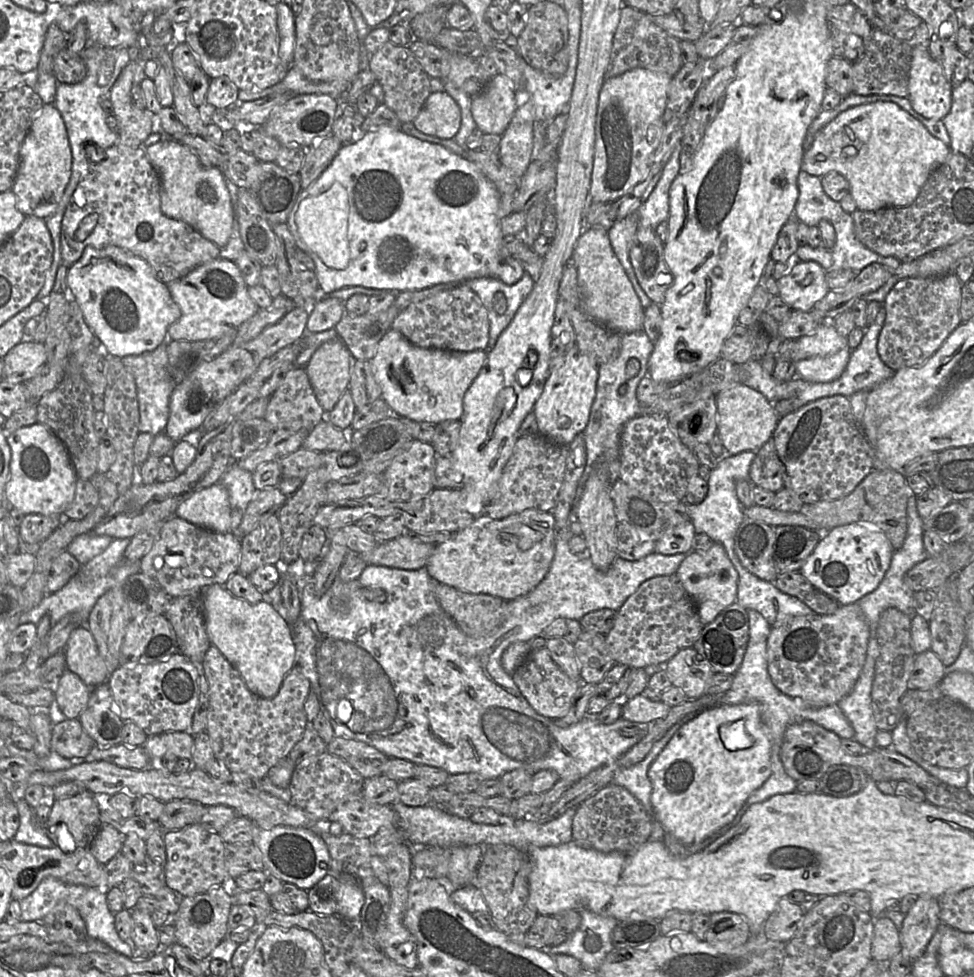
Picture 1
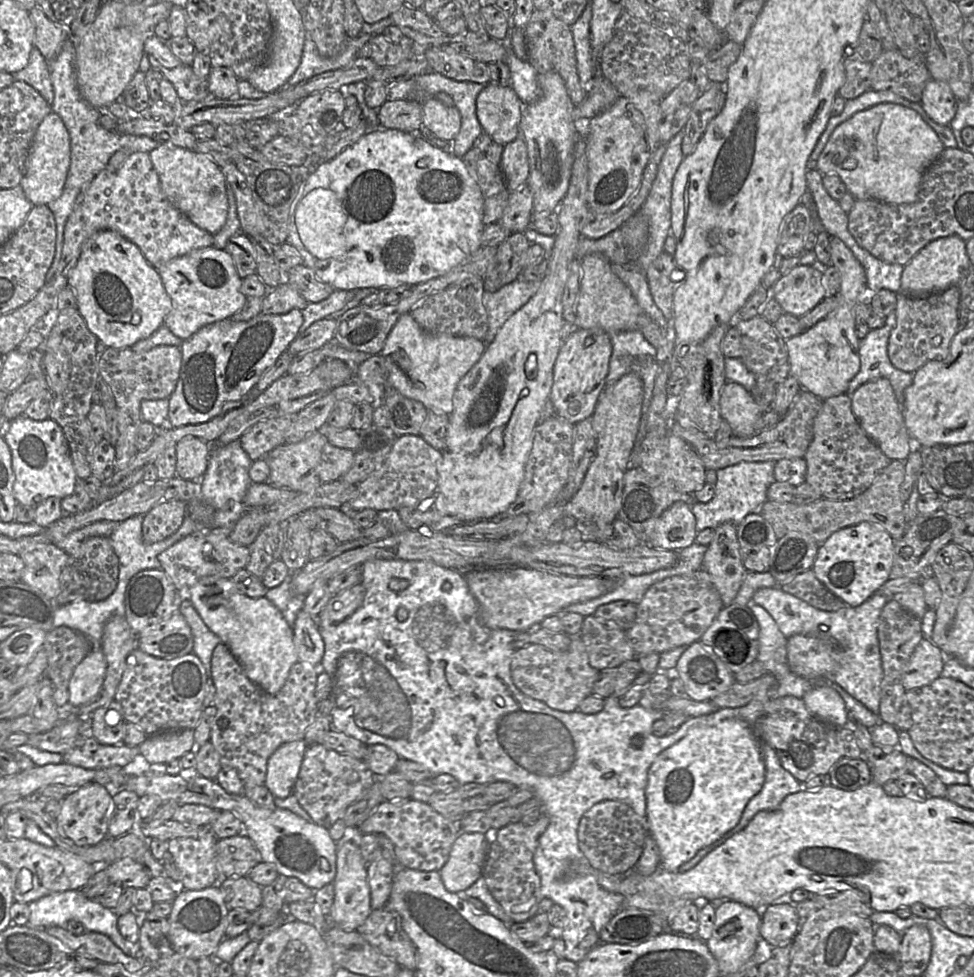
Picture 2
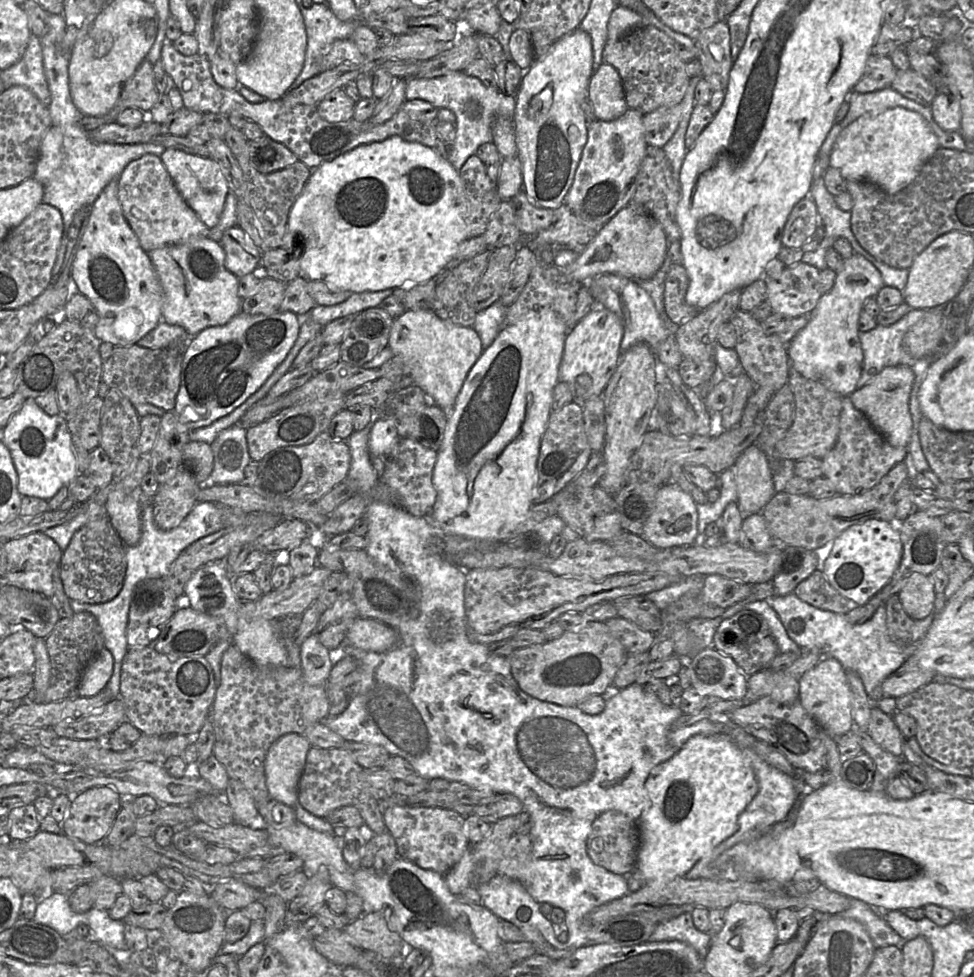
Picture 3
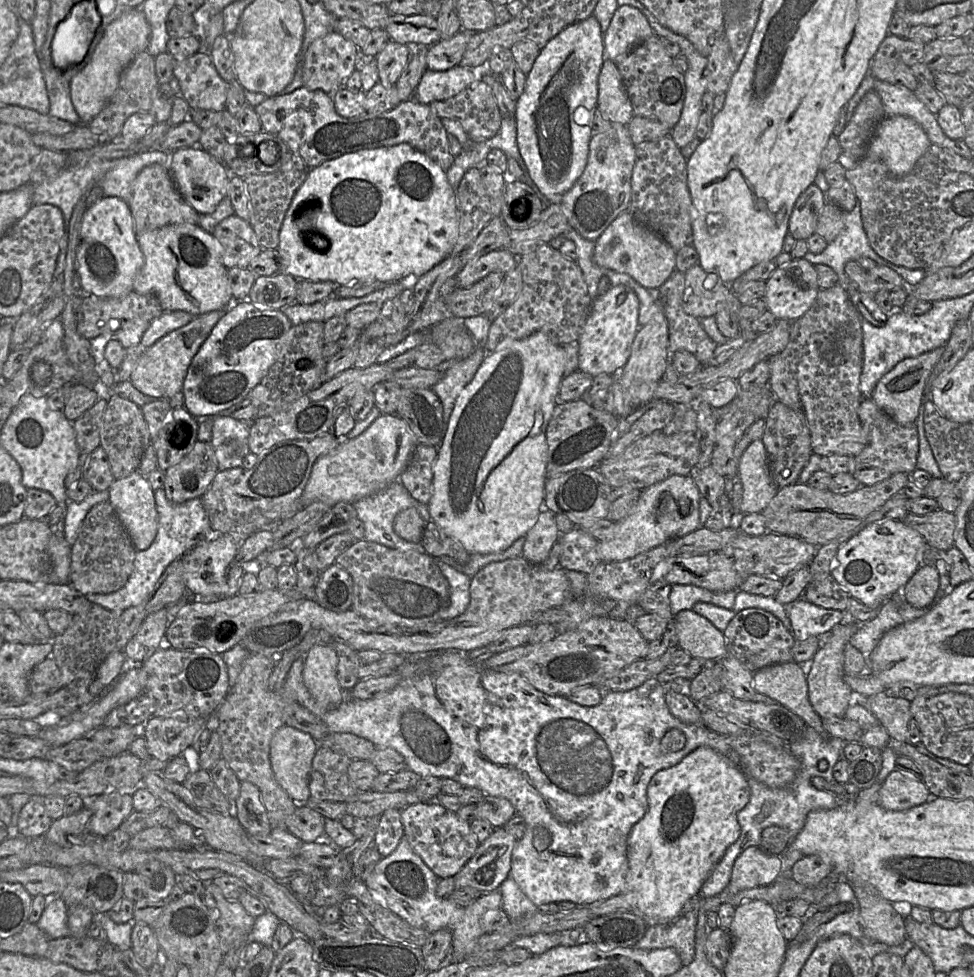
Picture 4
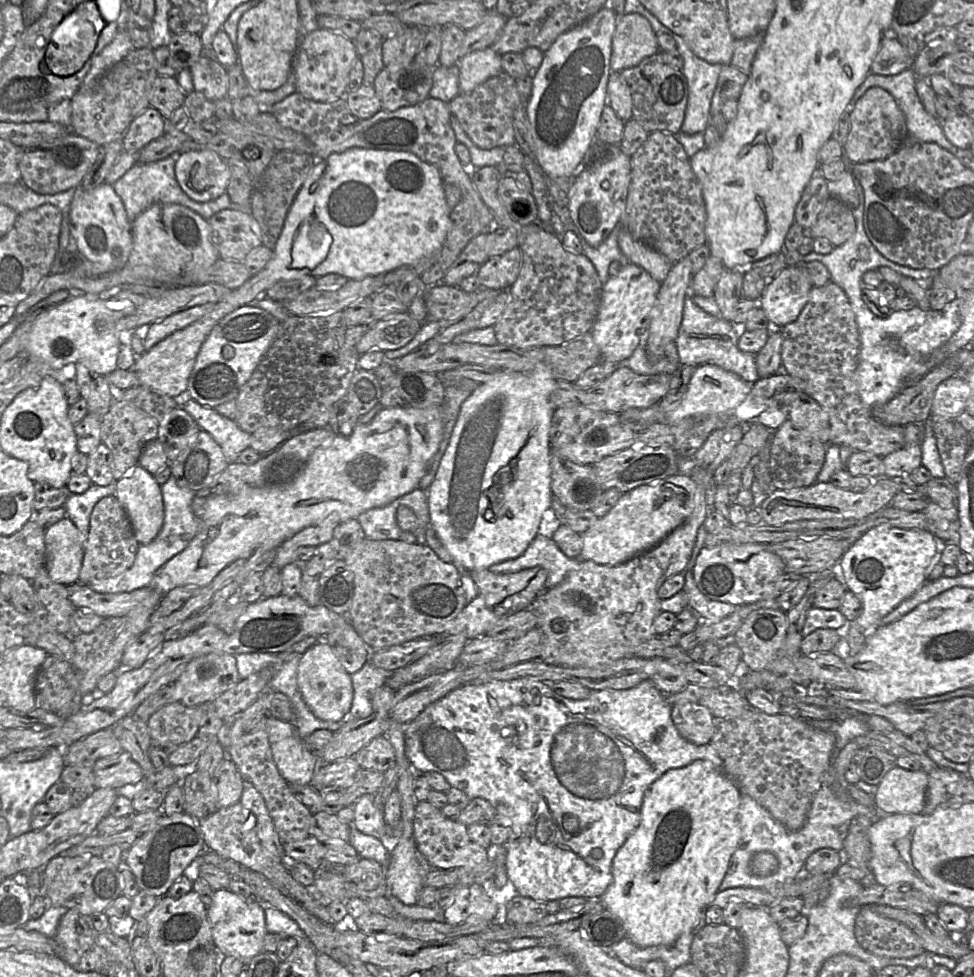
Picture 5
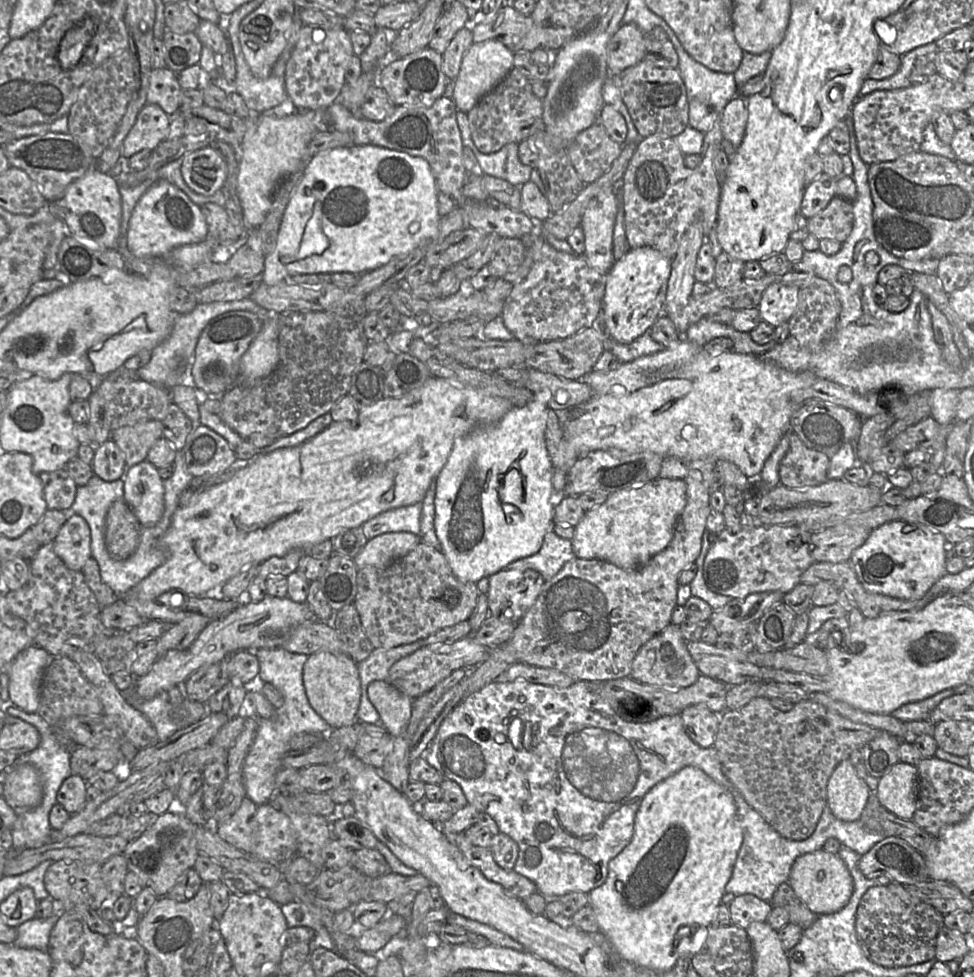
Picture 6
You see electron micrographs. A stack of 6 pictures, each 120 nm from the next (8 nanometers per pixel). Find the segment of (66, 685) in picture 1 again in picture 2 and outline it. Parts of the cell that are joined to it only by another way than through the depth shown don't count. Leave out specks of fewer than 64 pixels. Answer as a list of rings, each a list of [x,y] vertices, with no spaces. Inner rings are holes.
[[[101,647],[93,649],[75,668],[68,685],[68,704],[75,708],[94,699],[104,682],[107,662]]]

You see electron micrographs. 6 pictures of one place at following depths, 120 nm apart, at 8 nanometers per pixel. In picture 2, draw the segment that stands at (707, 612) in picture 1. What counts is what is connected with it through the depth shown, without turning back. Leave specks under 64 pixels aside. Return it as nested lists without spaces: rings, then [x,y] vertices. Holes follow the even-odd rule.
[[[726,522],[716,528],[705,552],[702,569],[709,574],[724,607],[730,606],[748,573],[740,554],[737,525]]]

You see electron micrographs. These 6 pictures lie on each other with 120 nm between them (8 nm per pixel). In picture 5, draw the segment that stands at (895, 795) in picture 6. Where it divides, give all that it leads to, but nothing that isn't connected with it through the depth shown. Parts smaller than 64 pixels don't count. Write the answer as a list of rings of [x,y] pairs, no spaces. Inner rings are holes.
[[[895,766],[877,785],[875,806],[881,814],[920,814],[925,807],[928,774]]]

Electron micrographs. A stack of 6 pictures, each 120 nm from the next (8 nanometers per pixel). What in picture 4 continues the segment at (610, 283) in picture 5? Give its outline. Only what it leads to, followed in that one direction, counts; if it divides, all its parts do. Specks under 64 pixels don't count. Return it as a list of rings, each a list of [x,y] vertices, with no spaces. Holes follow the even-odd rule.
[[[627,286],[611,287],[605,294],[596,298],[577,340],[578,370],[593,377],[601,373],[618,374],[630,356],[632,343],[639,329],[638,315],[638,297]]]

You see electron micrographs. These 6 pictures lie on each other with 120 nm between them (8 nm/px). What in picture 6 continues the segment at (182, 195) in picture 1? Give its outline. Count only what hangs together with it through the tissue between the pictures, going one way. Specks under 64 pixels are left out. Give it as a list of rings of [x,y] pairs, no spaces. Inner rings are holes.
[[[208,146],[183,156],[181,175],[195,193],[213,196],[226,181],[226,163],[214,148]]]

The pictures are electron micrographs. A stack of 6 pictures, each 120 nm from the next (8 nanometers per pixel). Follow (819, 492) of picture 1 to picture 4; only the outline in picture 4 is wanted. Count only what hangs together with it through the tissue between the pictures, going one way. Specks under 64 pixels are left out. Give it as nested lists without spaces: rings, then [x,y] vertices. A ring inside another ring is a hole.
[[[863,398],[858,416],[863,429],[867,432],[868,444],[854,457],[855,465],[851,473],[861,486],[877,484],[896,473],[911,475],[917,469],[919,437],[916,424],[903,426],[881,410],[871,398]]]

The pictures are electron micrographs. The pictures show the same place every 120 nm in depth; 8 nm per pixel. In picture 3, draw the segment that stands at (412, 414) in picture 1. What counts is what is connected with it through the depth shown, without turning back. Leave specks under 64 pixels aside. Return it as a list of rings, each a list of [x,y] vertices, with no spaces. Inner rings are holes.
[[[406,310],[394,318],[388,346],[409,368],[413,384],[421,388],[431,402],[447,411],[454,407],[470,369],[484,350],[472,327],[442,320],[431,310]]]

